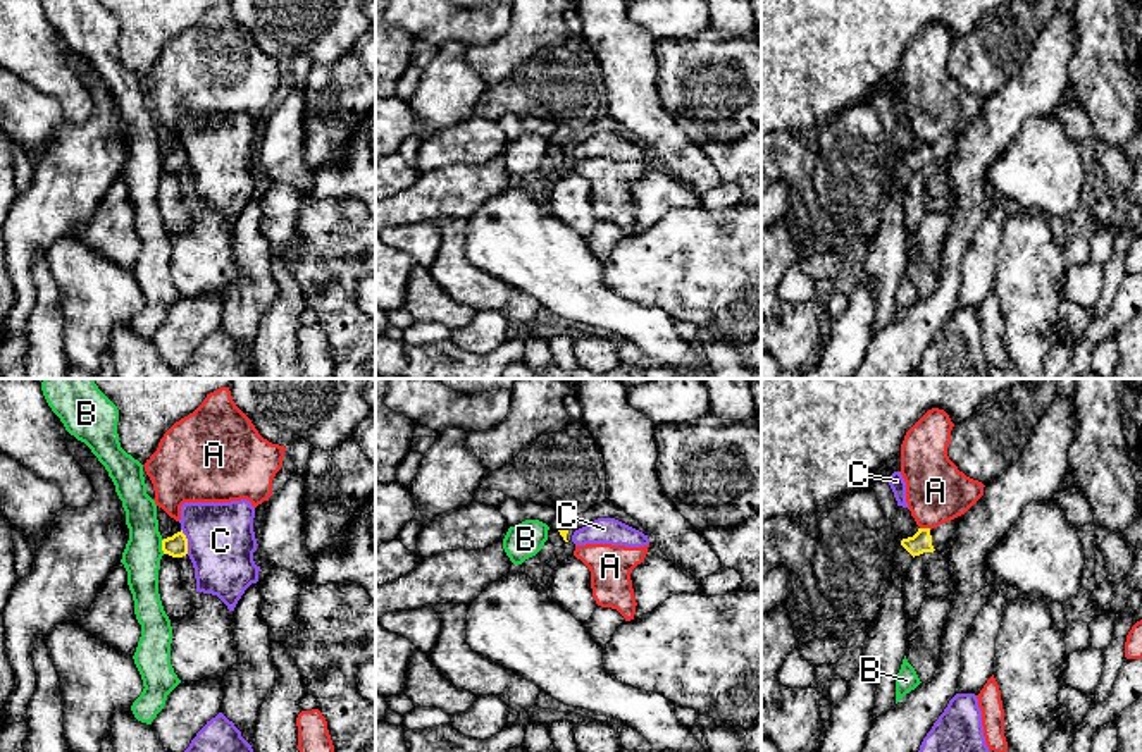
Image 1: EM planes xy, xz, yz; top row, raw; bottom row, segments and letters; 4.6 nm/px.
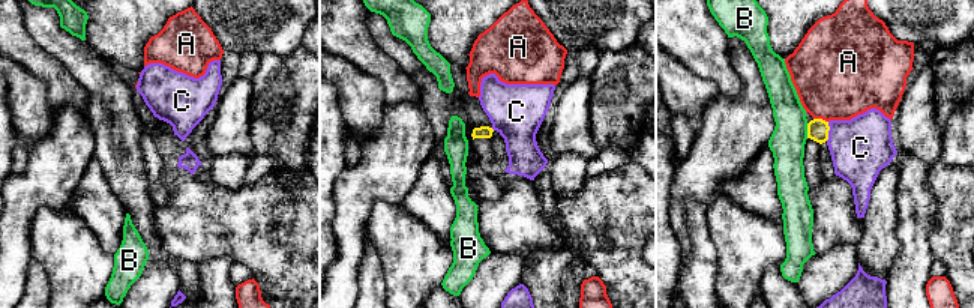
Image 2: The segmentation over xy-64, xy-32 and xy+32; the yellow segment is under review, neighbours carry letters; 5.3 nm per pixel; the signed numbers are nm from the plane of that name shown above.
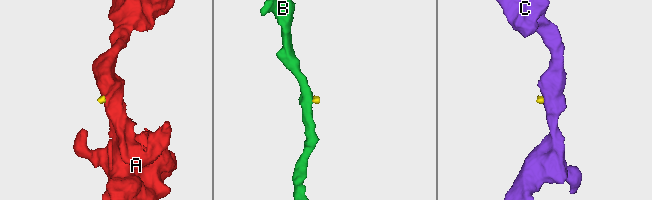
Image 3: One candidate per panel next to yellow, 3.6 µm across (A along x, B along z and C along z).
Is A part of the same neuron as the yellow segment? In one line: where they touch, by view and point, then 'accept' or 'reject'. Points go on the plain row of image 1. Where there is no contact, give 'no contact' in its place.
yz (925, 143) | reject

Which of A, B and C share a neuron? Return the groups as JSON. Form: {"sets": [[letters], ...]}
{"sets": [["A"], ["B"], ["C"]]}

